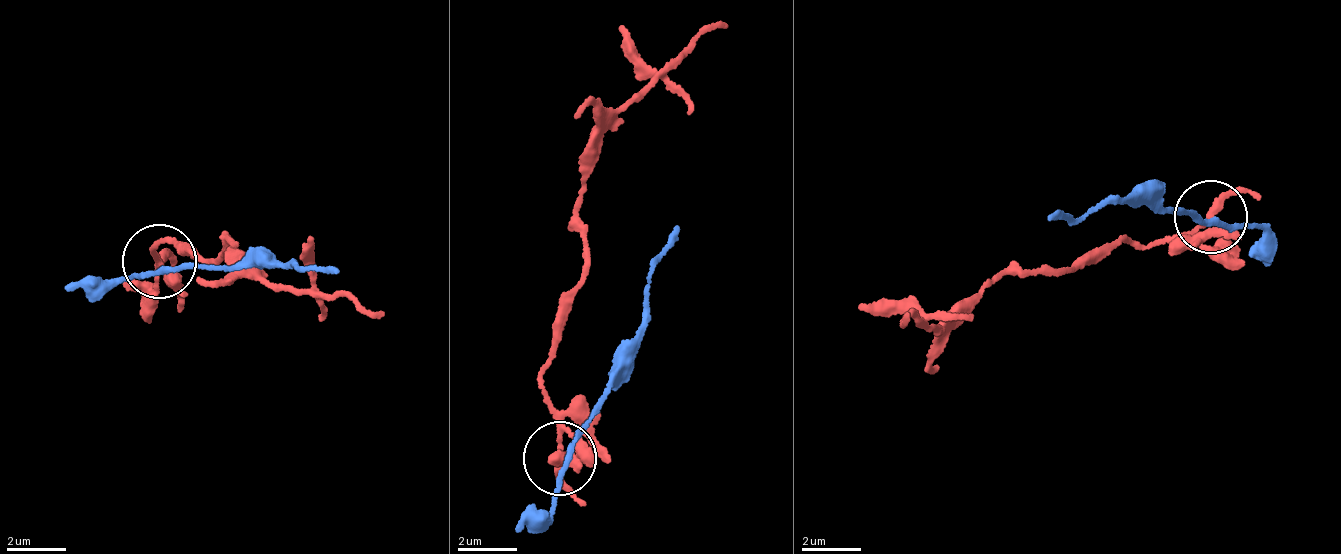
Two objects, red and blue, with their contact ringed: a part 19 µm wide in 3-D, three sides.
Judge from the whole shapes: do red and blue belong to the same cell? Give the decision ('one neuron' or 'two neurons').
two neurons

